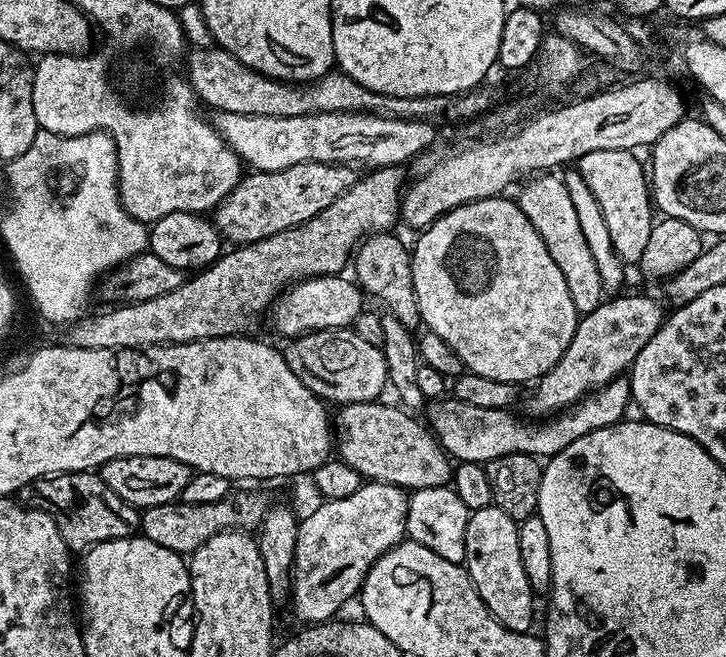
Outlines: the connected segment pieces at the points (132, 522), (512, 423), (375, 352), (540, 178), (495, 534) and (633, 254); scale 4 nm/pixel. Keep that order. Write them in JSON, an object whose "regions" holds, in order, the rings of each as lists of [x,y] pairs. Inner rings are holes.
{"regions":[[[[92,470],[87,472],[60,472],[57,476],[43,476],[41,480],[30,482],[26,487],[20,489],[18,500],[19,503],[25,506],[39,508],[47,516],[54,518],[54,522],[58,526],[58,530],[62,534],[66,546],[73,553],[77,552],[77,554],[87,552],[95,544],[110,542],[118,538],[126,538],[133,535],[140,527],[141,509],[120,498],[103,481],[103,478]]],[[[623,376],[611,380],[606,386],[600,388],[599,391],[589,393],[579,403],[572,405],[571,408],[565,409],[561,413],[557,413],[553,417],[549,417],[540,423],[526,421],[532,424],[518,420],[513,415],[514,412],[507,409],[479,409],[478,406],[467,405],[455,398],[448,398],[449,400],[445,399],[437,405],[439,408],[432,420],[433,425],[431,424],[431,427],[433,435],[436,436],[444,451],[451,459],[458,462],[472,461],[475,464],[487,465],[494,458],[502,458],[506,454],[514,453],[526,453],[528,456],[535,456],[537,458],[551,458],[581,436],[585,436],[596,429],[602,429],[608,425],[619,423],[624,417],[626,406],[629,404],[631,396],[631,381]]],[[[351,327],[307,332],[305,336],[295,337],[289,344],[292,345],[289,348],[285,347],[283,353],[290,370],[294,370],[294,374],[298,374],[298,382],[302,382],[302,386],[306,386],[315,396],[319,396],[329,405],[370,404],[379,401],[383,397],[380,395],[383,394],[384,387],[386,389],[389,387],[388,367],[383,347],[370,346],[370,342],[364,341]]],[[[540,174],[529,179],[520,190],[520,209],[524,211],[526,218],[530,218],[530,226],[538,230],[542,242],[546,242],[546,250],[550,250],[550,258],[554,258],[558,270],[562,270],[562,278],[566,278],[566,290],[570,290],[570,299],[573,300],[577,313],[593,312],[597,306],[604,303],[606,293],[602,286],[602,278],[598,278],[598,265],[594,263],[590,245],[582,235],[574,205],[563,179],[556,174]]],[[[495,506],[483,508],[471,513],[466,526],[466,554],[464,564],[472,584],[478,590],[482,602],[490,610],[490,614],[502,626],[512,632],[532,632],[532,599],[534,593],[530,582],[526,582],[526,570],[522,570],[522,554],[518,550],[518,524],[510,518],[510,514]]],[[[590,150],[590,154],[578,161],[578,171],[586,178],[586,186],[594,190],[598,206],[606,218],[606,227],[610,229],[610,242],[625,265],[635,265],[646,250],[650,230],[654,223],[654,201],[650,191],[650,180],[646,168],[632,150]]]]}

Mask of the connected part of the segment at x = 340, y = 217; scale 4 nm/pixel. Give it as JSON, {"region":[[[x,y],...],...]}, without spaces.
{"region":[[[401,165],[394,167],[382,167],[371,169],[367,174],[369,176],[361,175],[355,182],[354,186],[346,194],[342,194],[342,198],[338,198],[334,202],[330,202],[330,206],[326,206],[326,210],[322,210],[322,214],[318,214],[314,218],[310,218],[306,222],[302,222],[298,226],[294,226],[290,230],[282,230],[278,234],[274,234],[270,238],[262,238],[253,244],[246,244],[243,246],[233,247],[233,252],[225,251],[219,260],[213,264],[208,265],[207,268],[197,271],[193,278],[185,279],[182,286],[178,286],[178,290],[170,290],[170,294],[162,294],[162,298],[150,298],[146,302],[138,302],[137,304],[131,302],[121,303],[119,306],[112,306],[109,312],[104,312],[101,316],[96,316],[93,320],[89,318],[81,319],[79,322],[73,323],[67,329],[68,337],[67,343],[73,348],[85,348],[86,350],[116,350],[117,348],[151,348],[153,344],[189,344],[195,340],[213,340],[219,336],[246,336],[249,334],[256,334],[260,328],[260,319],[264,316],[264,311],[271,309],[276,301],[280,299],[282,293],[289,286],[299,284],[302,280],[309,280],[315,276],[335,276],[345,271],[344,267],[349,267],[350,261],[353,259],[357,247],[364,243],[370,236],[376,235],[378,232],[392,232],[395,229],[397,220],[401,219],[400,215],[400,201],[402,199],[402,189],[405,187],[406,179],[404,180],[406,171]]]}

